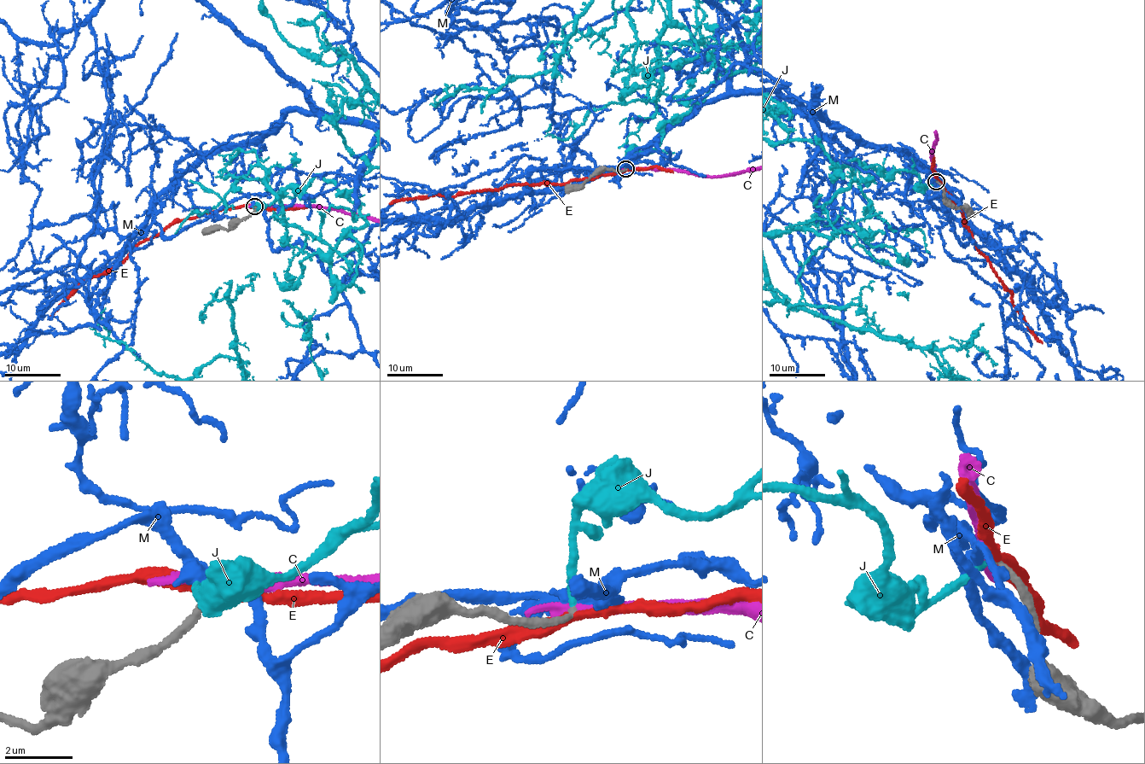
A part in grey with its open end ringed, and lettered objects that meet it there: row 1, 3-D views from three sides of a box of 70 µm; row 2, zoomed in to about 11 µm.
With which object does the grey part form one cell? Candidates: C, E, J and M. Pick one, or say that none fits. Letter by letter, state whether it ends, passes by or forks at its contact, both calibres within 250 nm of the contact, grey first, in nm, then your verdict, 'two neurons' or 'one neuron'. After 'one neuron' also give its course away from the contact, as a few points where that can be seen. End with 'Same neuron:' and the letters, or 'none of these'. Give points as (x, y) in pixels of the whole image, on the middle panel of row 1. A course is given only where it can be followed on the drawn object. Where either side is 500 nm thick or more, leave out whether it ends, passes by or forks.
C: it passes by | 160/280 nm | two neurons
E: it passes by | 180/300 nm | two neurons
J: it ends | 160/180 nm | one neuron
M: it passes by | 160/420 nm | two neurons
Same neuron: J

